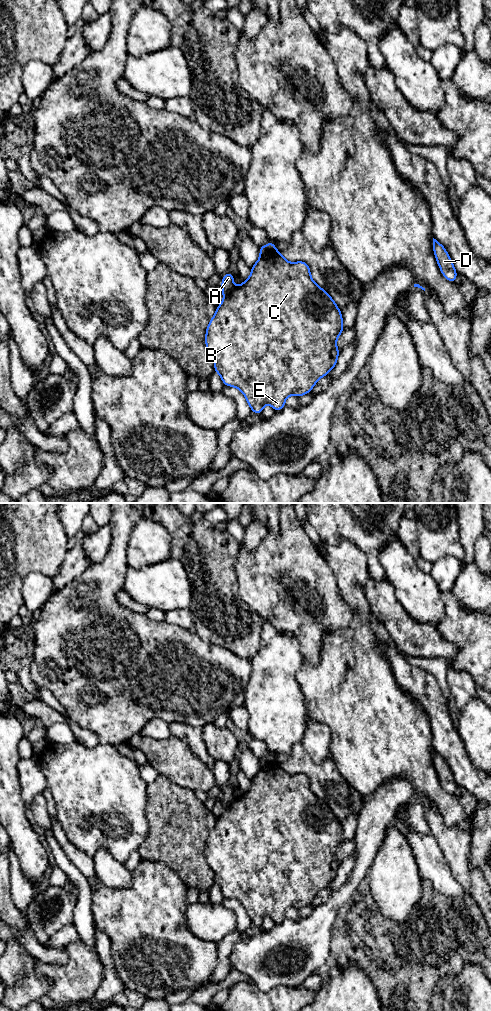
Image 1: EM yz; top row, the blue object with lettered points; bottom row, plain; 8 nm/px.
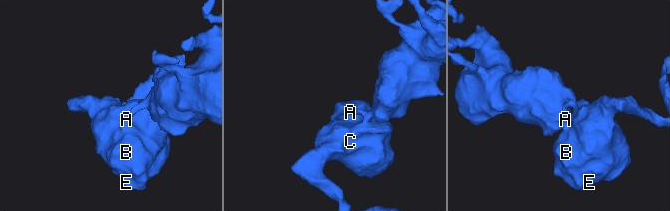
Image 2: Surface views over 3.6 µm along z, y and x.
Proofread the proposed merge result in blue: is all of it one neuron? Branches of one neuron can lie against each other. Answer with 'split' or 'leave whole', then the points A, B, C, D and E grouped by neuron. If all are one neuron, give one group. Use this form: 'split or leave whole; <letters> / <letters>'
split; A / B C D E

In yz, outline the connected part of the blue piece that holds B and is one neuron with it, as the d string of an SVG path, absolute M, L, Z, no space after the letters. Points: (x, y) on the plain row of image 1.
M274 761L268 765L266 769L260 769L258 773L251 779L251 787L240 798L224 808L222 815L217 818L216 824L206 841L205 856L210 868L214 871L214 883L221 890L224 898L232 898L238 900L245 908L251 923L261 927L265 916L270 916L275 923L280 923L285 918L285 912L289 907L300 909L310 905L317 893L328 887L335 879L339 868L339 861L336 858L338 848L344 843L342 824L335 816L331 808L321 799L319 799L310 787L310 779L304 773L294 775L288 774L282 766Z

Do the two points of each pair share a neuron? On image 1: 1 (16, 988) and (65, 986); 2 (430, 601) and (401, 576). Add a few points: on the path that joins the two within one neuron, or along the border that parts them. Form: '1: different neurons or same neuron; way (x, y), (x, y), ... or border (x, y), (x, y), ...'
1: different neurons; border (35, 969), (40, 977), (49, 980), (46, 995)
2: same neuron; way (423, 597), (408, 582)

